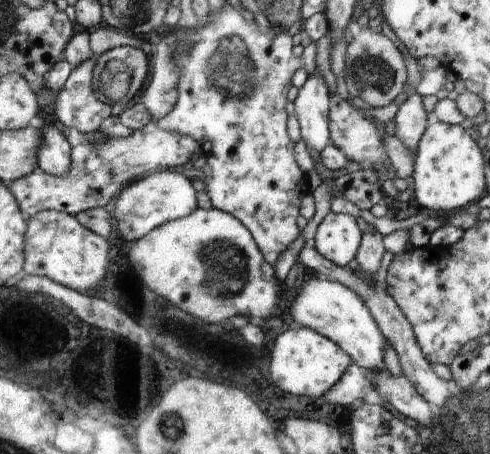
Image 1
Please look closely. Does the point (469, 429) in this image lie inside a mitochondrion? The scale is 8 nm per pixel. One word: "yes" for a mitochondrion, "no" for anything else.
yes

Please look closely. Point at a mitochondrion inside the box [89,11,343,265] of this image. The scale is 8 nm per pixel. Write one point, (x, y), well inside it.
(233, 67)

